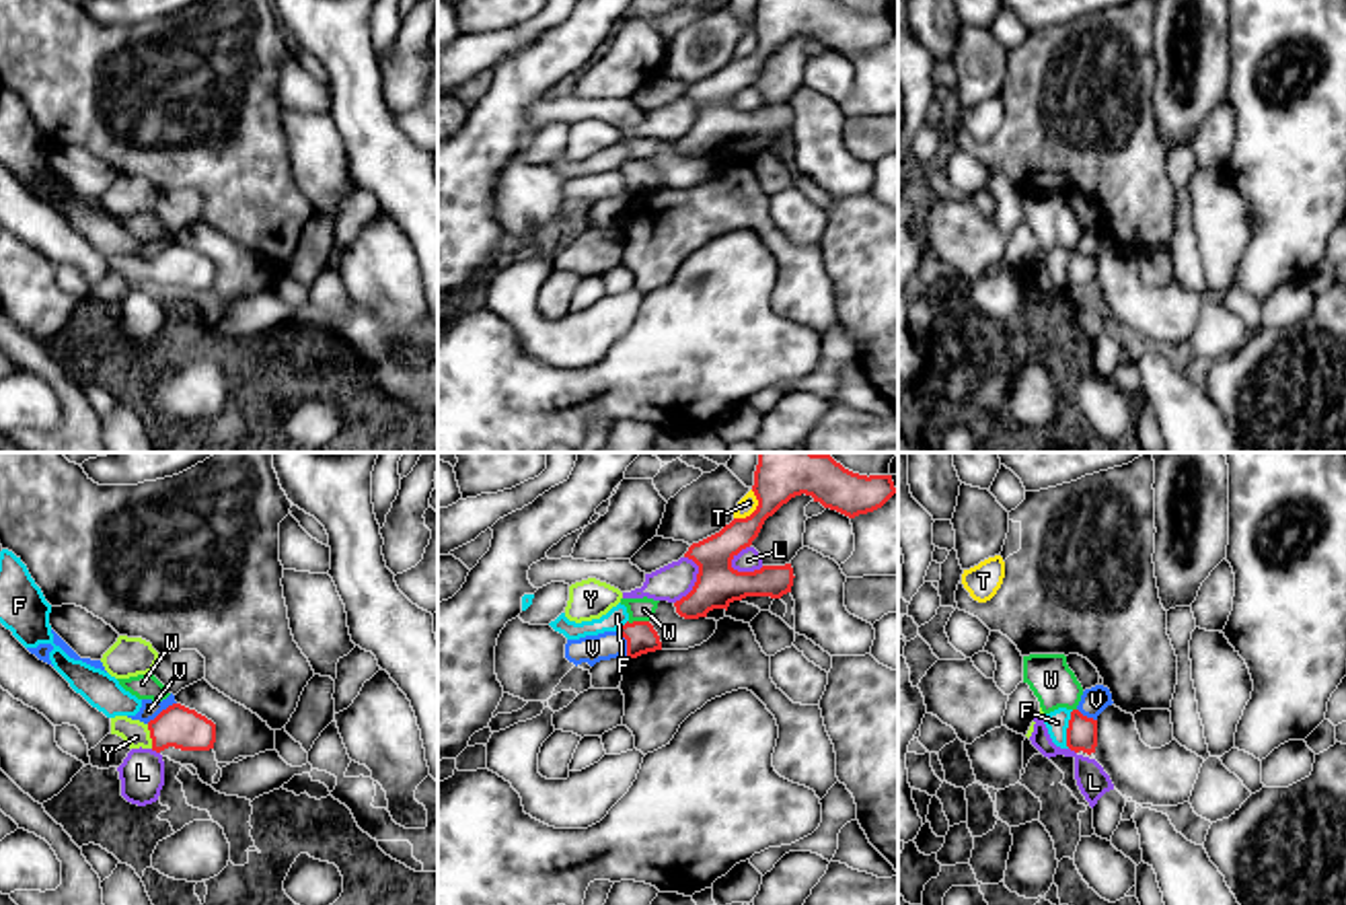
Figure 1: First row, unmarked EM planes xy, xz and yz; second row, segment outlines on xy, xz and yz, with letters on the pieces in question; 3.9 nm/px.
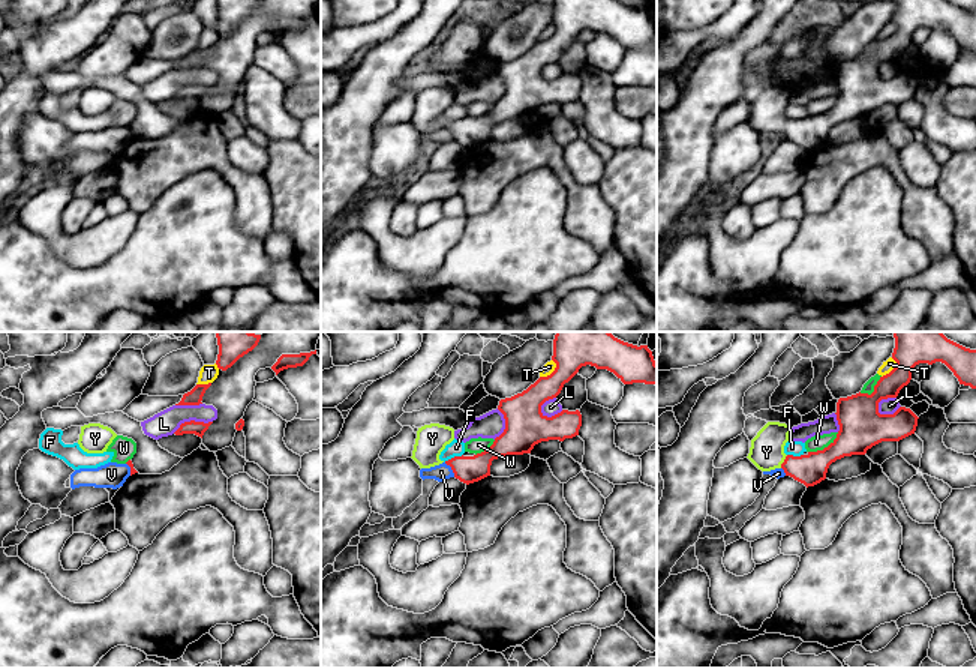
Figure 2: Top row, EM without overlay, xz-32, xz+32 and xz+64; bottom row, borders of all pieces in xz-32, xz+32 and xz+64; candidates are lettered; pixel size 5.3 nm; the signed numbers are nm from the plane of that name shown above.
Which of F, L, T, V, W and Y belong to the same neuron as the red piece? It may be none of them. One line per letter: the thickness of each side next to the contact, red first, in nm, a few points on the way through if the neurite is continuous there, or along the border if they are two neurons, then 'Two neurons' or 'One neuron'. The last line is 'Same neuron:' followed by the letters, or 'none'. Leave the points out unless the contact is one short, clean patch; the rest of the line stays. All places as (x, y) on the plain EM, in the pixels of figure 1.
F: Thickness 130 nm (red) against 90 nm. Two neurons
L: Thickness 170 nm (red) against 90 nm. Boundary: xz (730, 99), (738, 110), (759, 110), (763, 105). Two neurons
T: Thickness 180 nm (red) against 70 nm. Boundary: xz (753, 29), (757, 46), (749, 54), (734, 58). Two neurons
V: Thickness 160 nm (red) against 70 nm. Boundary: xy (175, 241), (146, 262). Two neurons
W: Thickness 120 nm (red) against 100 nm. Two neurons
Y: Thickness 160 nm (red) against 100 nm. Path across: xy (179, 266), (151, 276), (134, 272). One neuron
Same neuron: Y

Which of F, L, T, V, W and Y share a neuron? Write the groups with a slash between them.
F / L / T / V W / Y

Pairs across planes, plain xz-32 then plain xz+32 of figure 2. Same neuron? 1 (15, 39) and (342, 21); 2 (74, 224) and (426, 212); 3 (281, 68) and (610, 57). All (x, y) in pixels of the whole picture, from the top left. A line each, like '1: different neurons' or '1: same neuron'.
1: different neurons
2: different neurons
3: same neuron

